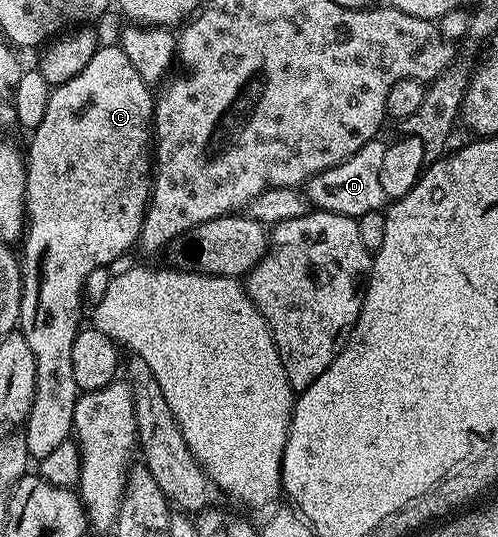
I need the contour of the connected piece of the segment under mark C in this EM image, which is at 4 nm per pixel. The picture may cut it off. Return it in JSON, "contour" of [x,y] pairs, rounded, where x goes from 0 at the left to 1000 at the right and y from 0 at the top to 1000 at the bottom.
{"contour":[[[205,82],[183,102],[183,110],[163,132],[135,155],[112,160],[98,175],[94,192],[94,214],[78,236],[64,242],[58,263],[58,285],[50,292],[50,395],[54,399],[54,425],[46,436],[46,458],[50,473],[40,473],[42,490],[42,594],[38,618],[54,631],[54,646],[66,650],[70,661],[70,736],[62,750],[58,777],[46,793],[50,831],[60,853],[80,855],[102,847],[118,825],[141,819],[147,803],[147,760],[159,737],[159,726],[151,713],[151,691],[143,683],[143,639],[151,639],[163,598],[163,544],[171,538],[171,521],[185,512],[193,501],[235,486],[259,462],[273,458],[283,434],[283,417],[291,406],[291,387],[299,384],[299,354],[303,350],[303,324],[307,318],[307,294],[303,291],[303,235],[307,231],[307,192],[311,181],[301,160],[293,158],[289,147],[263,125],[263,114],[243,91],[241,82]]]}

